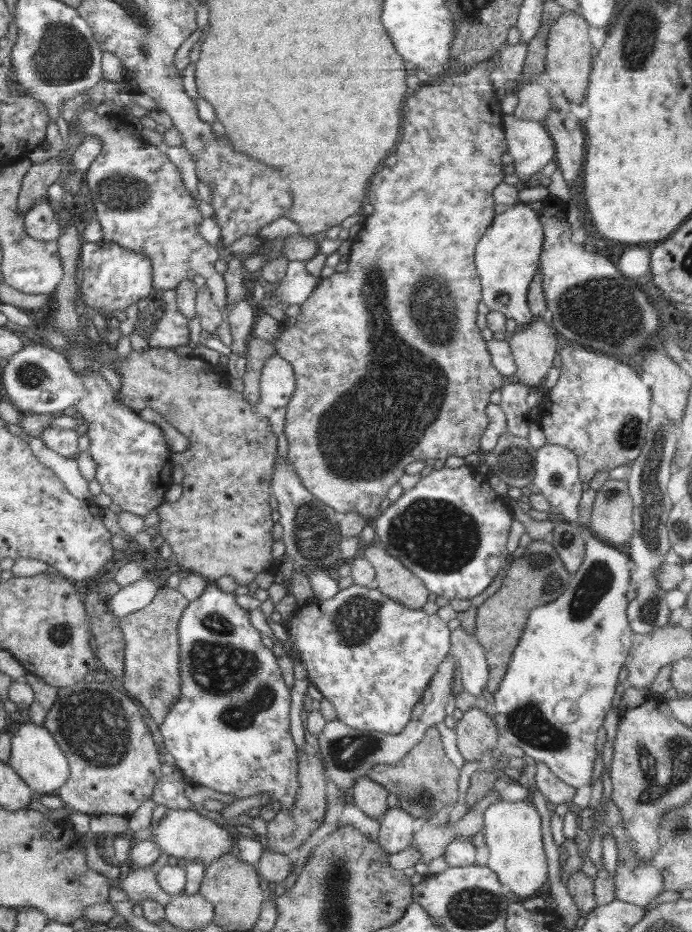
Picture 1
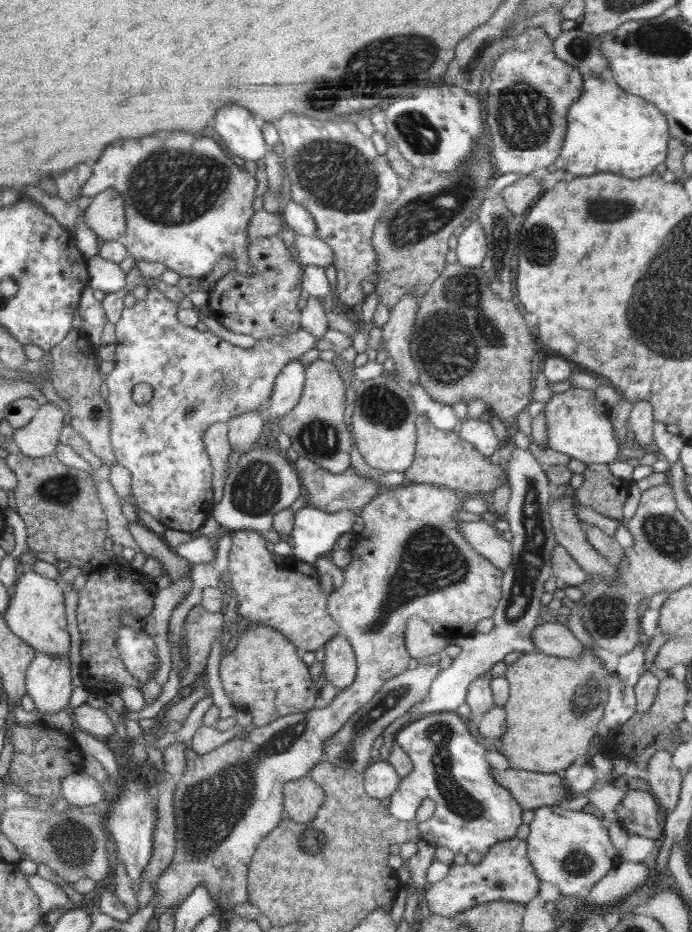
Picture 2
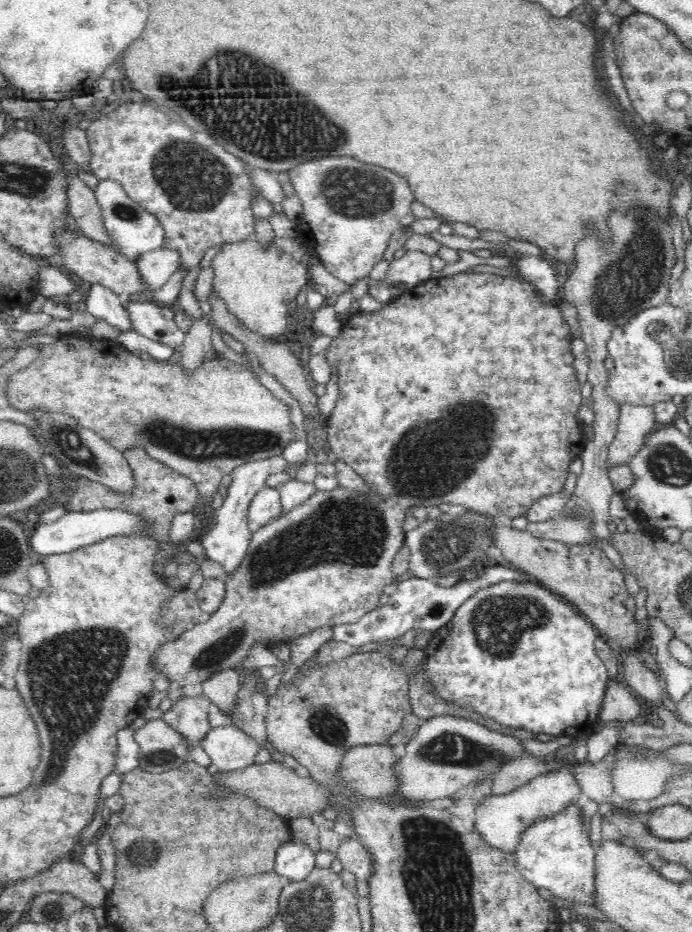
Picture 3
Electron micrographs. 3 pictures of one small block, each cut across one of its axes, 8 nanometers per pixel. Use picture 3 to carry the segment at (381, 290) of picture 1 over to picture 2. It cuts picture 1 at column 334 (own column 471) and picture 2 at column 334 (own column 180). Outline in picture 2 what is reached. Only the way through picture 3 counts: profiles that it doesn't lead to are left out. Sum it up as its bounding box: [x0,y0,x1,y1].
[322,634,357,689]

